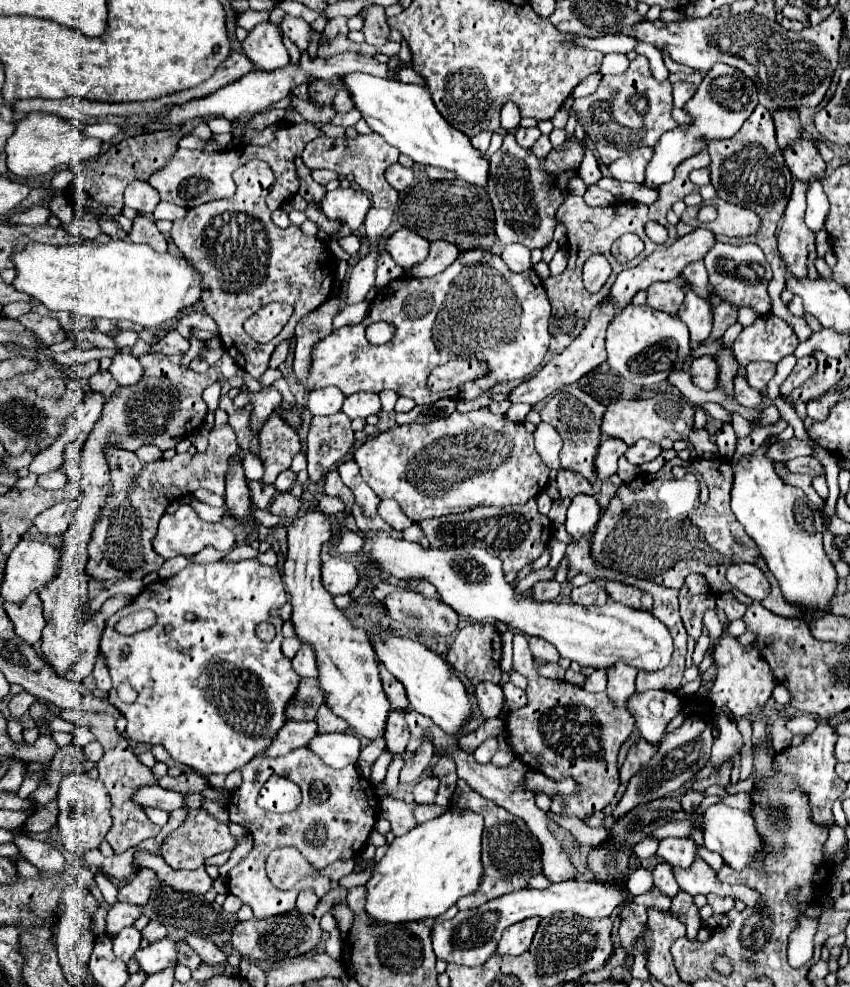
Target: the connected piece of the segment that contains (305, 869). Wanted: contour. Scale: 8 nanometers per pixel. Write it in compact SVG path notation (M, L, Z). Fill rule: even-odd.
M278 848L268 856L266 872L276 888L290 890L302 878L312 876L316 870L302 858L296 848Z

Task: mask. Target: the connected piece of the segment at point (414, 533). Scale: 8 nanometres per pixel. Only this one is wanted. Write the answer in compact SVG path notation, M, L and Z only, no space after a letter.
M412 524L408 530L402 532L402 536L404 536L404 540L414 540L414 542L420 542L420 546L428 548L428 540L426 540L426 536L420 532L420 526L418 526L418 524Z

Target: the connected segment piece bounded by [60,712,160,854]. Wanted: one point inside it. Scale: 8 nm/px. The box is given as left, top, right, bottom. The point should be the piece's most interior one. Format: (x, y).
(121, 772)

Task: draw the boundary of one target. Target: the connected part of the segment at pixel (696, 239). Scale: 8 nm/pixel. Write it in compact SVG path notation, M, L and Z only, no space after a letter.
M696 228L696 230L692 230L690 234L678 238L672 246L652 252L652 254L650 254L644 262L640 262L636 268L622 270L622 272L618 274L618 278L616 278L614 286L612 286L612 290L610 290L610 296L612 296L612 298L620 304L620 308L622 308L622 306L626 306L626 304L634 298L634 294L636 294L638 290L646 290L652 282L656 282L656 280L676 280L676 278L680 276L680 272L682 272L690 262L702 260L702 258L710 252L710 248L712 248L714 244L716 244L716 234L708 232L706 228Z

